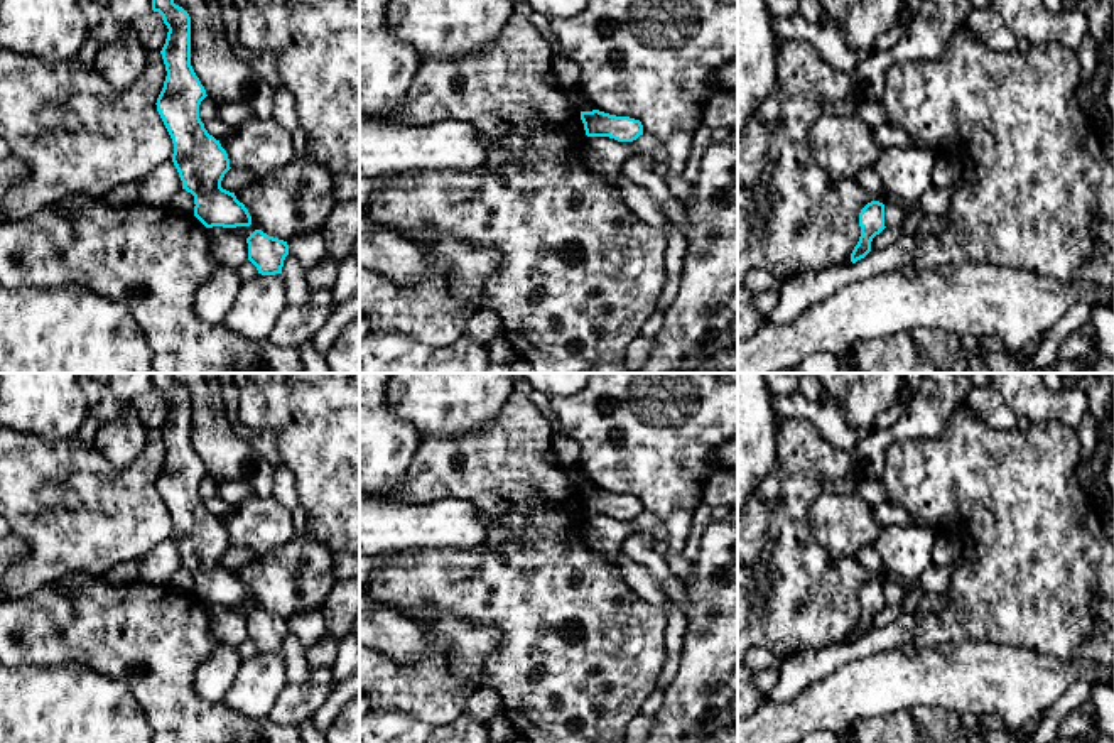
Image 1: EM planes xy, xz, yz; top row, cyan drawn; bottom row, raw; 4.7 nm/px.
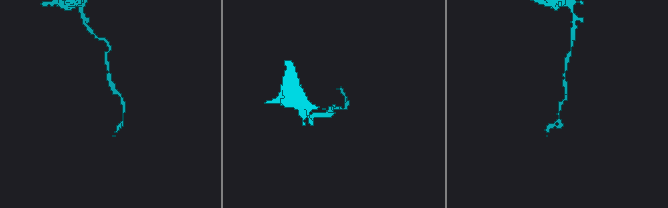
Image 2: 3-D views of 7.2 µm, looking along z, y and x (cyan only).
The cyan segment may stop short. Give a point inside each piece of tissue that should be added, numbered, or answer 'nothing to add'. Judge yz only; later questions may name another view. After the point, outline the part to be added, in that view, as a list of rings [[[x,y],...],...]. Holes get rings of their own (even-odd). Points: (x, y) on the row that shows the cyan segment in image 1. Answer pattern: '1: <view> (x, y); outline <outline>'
nothing to add

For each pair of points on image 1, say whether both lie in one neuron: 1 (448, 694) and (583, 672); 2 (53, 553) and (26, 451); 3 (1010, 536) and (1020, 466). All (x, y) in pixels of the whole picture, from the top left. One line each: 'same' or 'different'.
1: different
2: same
3: same

